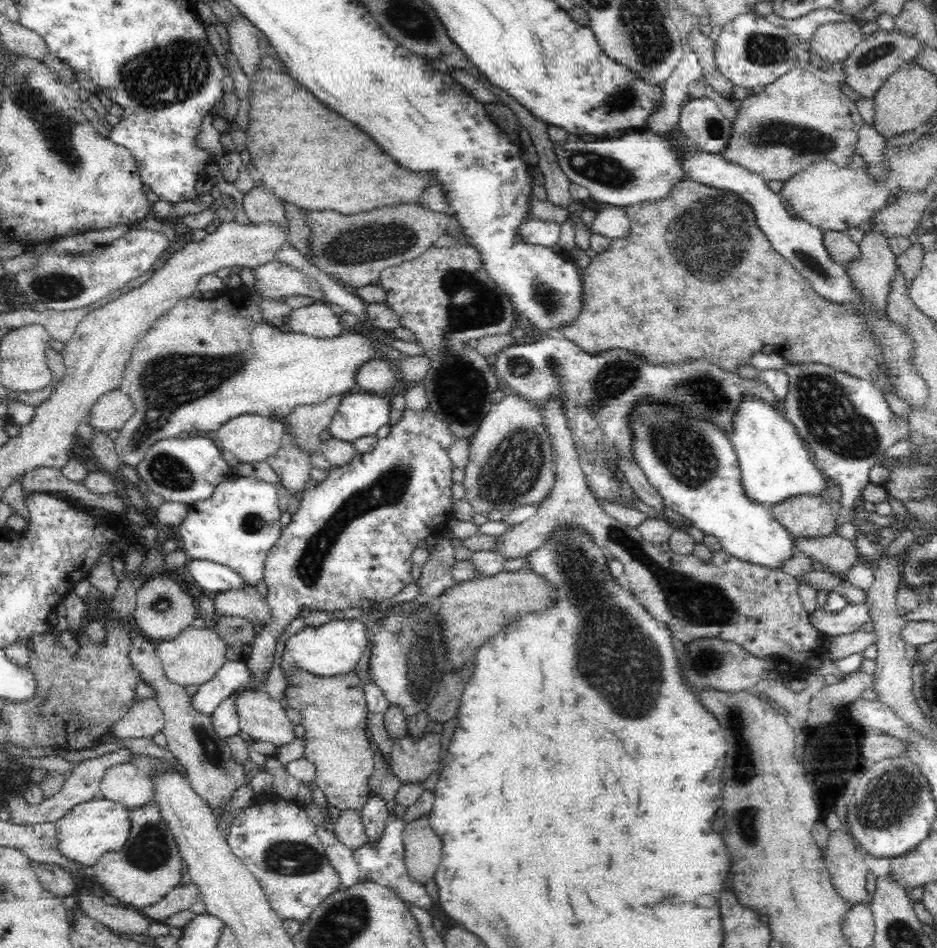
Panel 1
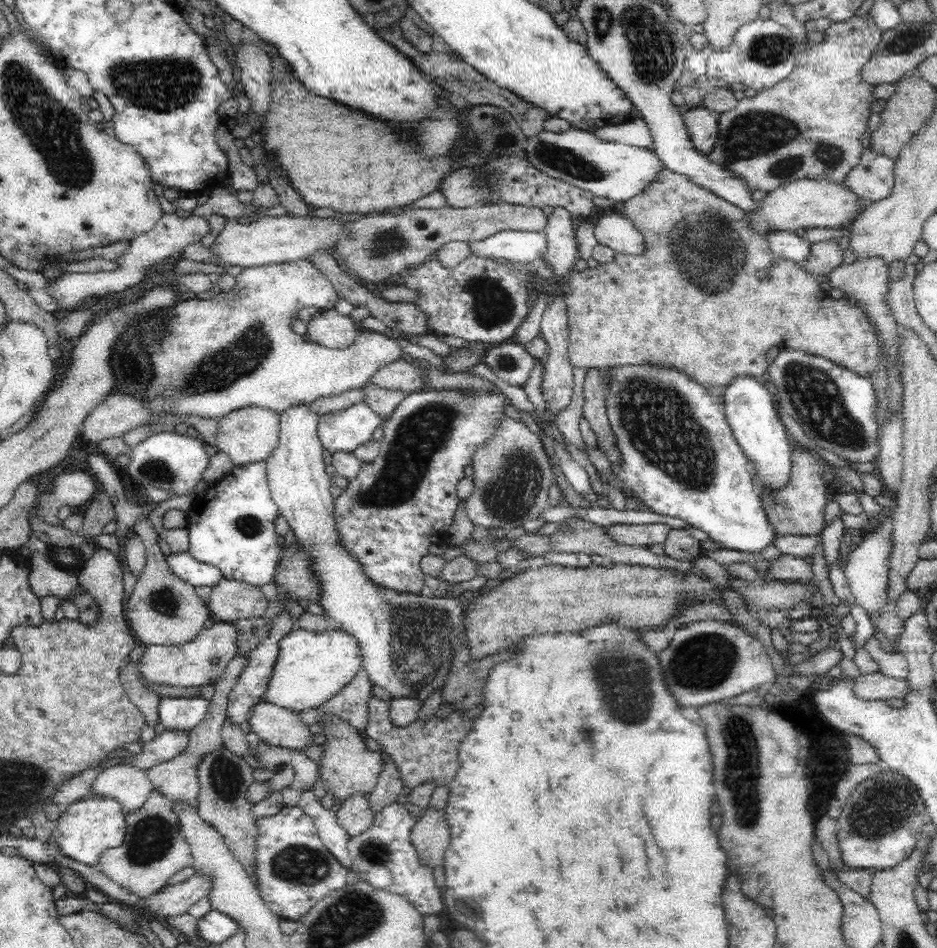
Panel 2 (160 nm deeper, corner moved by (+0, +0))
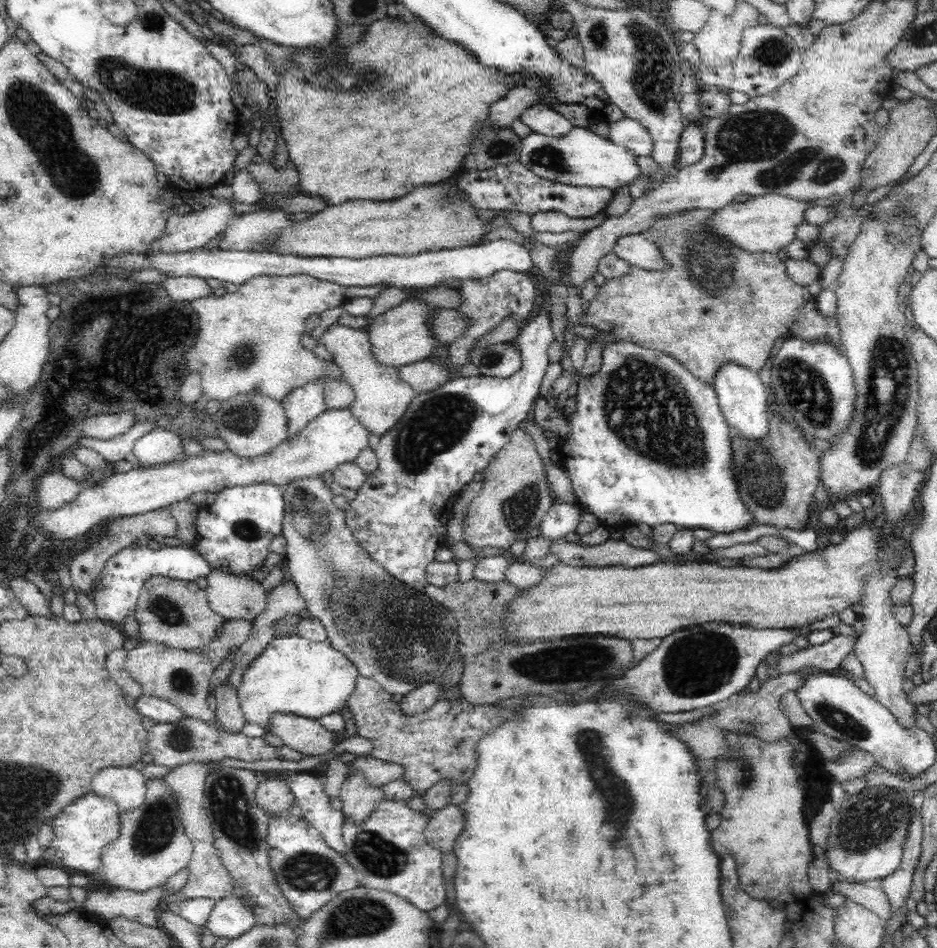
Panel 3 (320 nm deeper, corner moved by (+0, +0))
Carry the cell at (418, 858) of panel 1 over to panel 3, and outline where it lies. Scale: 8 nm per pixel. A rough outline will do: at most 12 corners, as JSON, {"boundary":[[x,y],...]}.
{"boundary":[[452,803],[431,812],[427,841],[452,851],[463,831],[462,806]]}

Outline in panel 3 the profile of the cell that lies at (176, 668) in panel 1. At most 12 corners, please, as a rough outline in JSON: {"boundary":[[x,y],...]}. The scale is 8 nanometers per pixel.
{"boundary":[[226,621],[220,636],[184,650],[142,641],[125,666],[142,695],[186,717],[215,720],[210,681],[253,621]]}

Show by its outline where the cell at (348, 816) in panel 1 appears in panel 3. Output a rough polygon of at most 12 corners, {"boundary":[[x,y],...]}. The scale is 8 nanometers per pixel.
{"boundary":[[350,772],[340,788],[341,812],[366,821],[386,800],[362,772]]}

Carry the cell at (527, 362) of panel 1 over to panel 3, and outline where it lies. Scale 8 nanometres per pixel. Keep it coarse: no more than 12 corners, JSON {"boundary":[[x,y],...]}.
{"boundary":[[510,342],[477,344],[467,355],[482,376],[506,379],[521,365]]}

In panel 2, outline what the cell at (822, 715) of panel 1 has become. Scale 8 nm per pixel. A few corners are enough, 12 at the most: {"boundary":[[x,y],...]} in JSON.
{"boundary":[[878,673],[855,680],[854,694],[866,701],[905,700],[907,680]]}

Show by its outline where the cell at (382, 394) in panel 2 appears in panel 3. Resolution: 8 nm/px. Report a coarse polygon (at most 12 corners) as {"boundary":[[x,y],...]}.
{"boundary":[[334,323],[322,344],[353,388],[346,409],[379,438],[418,392],[375,360],[366,330]]}

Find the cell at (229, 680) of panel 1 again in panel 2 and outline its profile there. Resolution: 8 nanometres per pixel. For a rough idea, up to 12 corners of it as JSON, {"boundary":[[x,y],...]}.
{"boundary":[[159,696],[158,718],[166,729],[191,731],[209,701]]}

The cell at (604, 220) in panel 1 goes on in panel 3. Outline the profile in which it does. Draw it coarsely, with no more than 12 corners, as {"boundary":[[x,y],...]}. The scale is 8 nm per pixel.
{"boundary":[[645,233],[619,238],[618,258],[647,271],[667,260]]}

